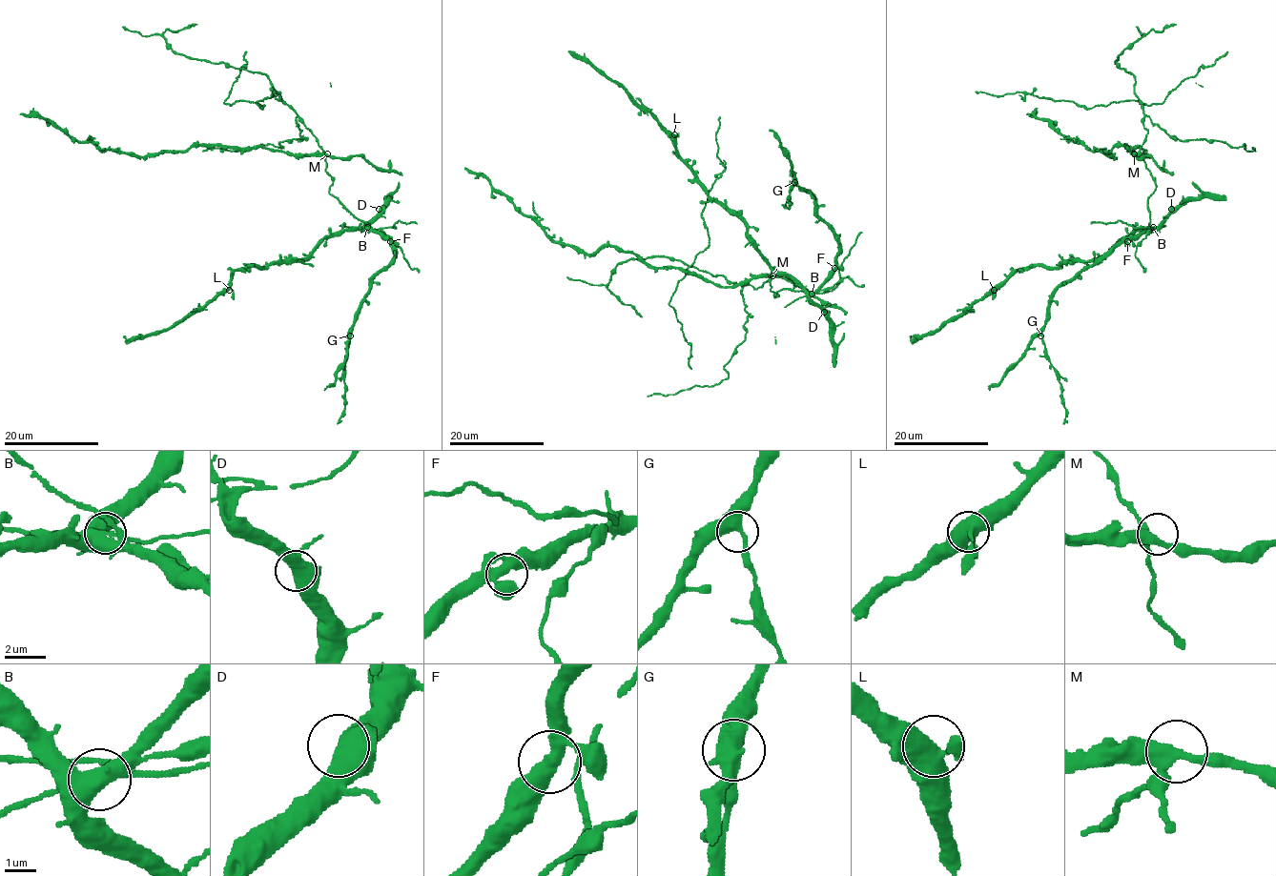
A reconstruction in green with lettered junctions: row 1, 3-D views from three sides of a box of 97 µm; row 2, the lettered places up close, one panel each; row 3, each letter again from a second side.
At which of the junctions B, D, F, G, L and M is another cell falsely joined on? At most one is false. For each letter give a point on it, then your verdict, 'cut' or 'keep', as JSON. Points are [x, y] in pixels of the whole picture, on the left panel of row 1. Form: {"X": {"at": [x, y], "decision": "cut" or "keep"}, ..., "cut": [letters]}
{"B": {"at": [367, 227], "decision": "cut"}, "D": {"at": [379, 209], "decision": "keep"}, "F": {"at": [390, 241], "decision": "keep"}, "G": {"at": [350, 336], "decision": "keep"}, "L": {"at": [229, 290], "decision": "keep"}, "M": {"at": [327, 153], "decision": "keep"}, "cut": ["B"]}

